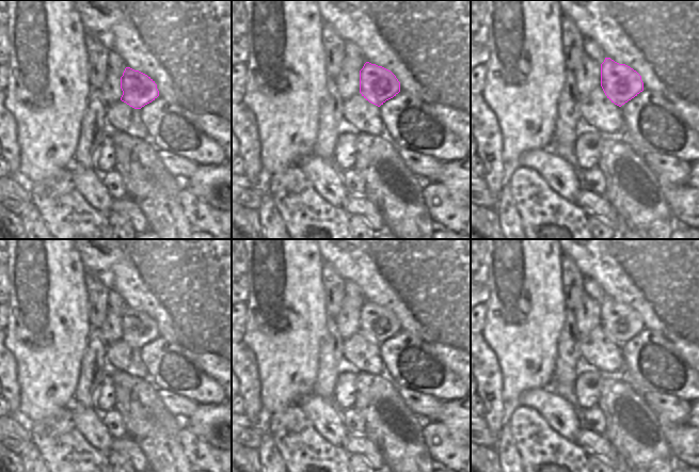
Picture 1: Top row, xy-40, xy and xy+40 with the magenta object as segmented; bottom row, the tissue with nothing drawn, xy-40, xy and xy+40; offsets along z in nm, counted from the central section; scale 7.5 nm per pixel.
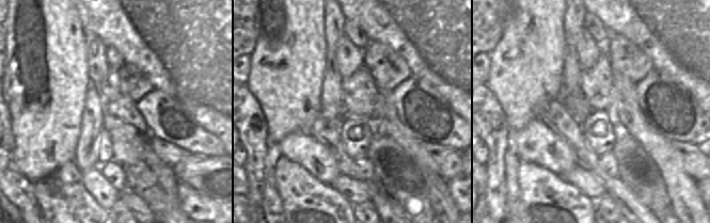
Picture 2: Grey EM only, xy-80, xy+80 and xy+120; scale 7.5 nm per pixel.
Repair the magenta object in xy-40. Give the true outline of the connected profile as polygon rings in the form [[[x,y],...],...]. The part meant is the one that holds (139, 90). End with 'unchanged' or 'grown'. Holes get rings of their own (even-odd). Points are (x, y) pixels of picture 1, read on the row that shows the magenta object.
[[[126,67],[121,77],[121,100],[134,109],[141,109],[159,96],[155,81],[147,75]]] | unchanged

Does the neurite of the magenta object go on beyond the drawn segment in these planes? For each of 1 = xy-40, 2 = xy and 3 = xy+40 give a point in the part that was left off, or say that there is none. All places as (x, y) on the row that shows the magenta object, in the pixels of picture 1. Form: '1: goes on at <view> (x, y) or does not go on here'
1: does not go on here
2: does not go on here
3: does not go on here

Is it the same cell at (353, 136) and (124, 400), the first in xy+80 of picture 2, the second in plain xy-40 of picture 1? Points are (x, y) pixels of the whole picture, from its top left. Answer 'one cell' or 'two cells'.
two cells

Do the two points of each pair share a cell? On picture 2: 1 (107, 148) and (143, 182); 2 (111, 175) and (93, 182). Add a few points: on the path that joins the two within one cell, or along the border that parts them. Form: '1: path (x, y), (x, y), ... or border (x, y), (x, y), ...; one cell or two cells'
1: border (106, 129), (110, 137), (113, 158); two cells
2: border (97, 165), (101, 175), (119, 191); two cells

